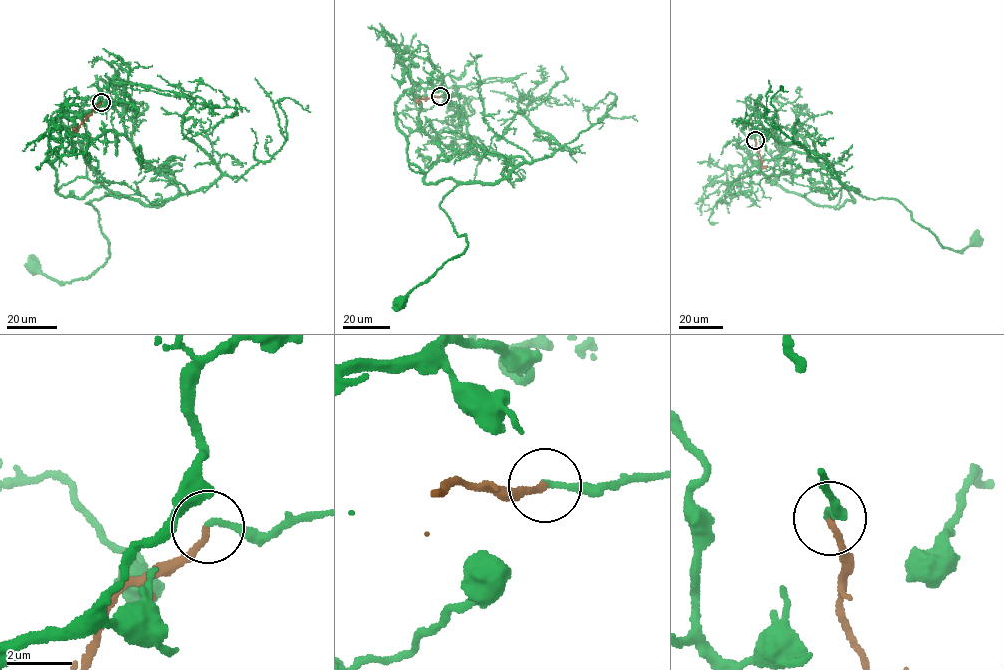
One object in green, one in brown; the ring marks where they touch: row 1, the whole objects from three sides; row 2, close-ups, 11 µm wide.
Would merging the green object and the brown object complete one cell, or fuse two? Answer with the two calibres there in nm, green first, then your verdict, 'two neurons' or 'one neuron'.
190/200 nm | one neuron

